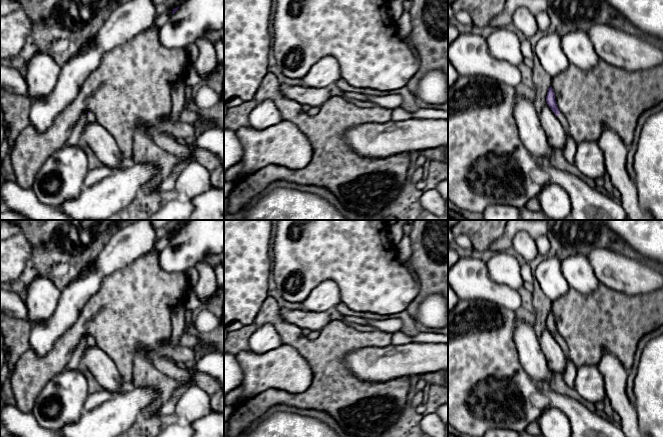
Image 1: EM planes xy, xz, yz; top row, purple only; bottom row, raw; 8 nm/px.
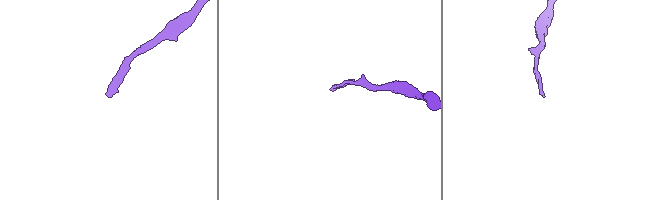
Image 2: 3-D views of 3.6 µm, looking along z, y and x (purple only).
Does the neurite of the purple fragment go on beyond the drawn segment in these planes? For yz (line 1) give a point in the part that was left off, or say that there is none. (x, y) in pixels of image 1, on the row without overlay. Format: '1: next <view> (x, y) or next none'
1: next yz (570, 371)

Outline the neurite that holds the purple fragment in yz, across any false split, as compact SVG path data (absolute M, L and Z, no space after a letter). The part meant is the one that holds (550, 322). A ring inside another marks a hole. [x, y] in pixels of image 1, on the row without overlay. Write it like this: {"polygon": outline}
{"polygon": "M550 311L548 313L547 320L546 320L546 326L549 329L549 331L551 332L551 334L554 336L554 338L557 340L557 343L563 349L563 352L566 356L566 368L565 368L563 376L564 376L564 379L565 379L567 385L570 386L571 388L574 388L574 382L575 382L575 377L576 377L576 373L577 373L577 368L568 357L567 344L558 333L558 330L555 325L555 318L554 318L552 311Z"}

